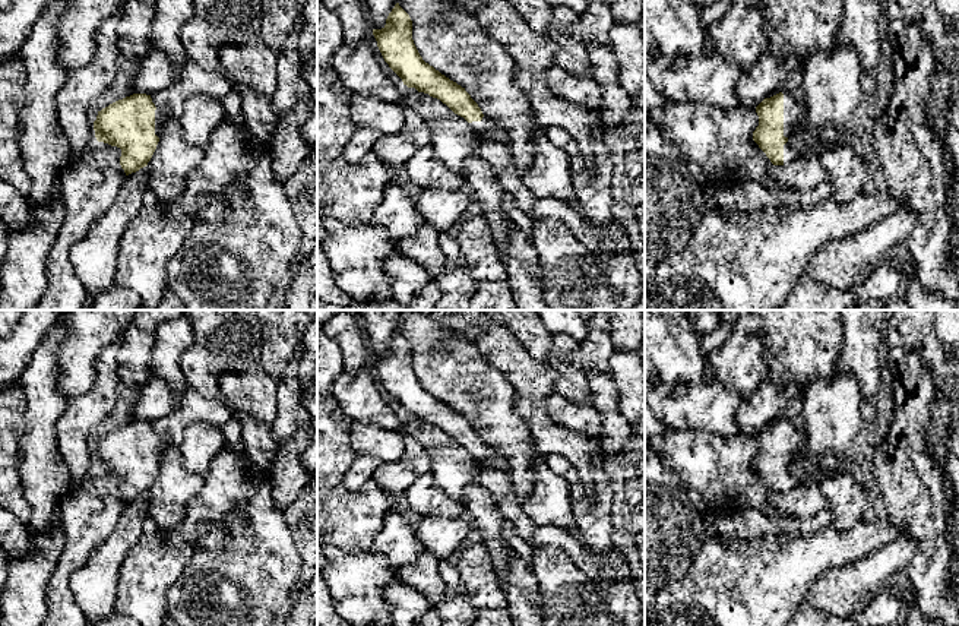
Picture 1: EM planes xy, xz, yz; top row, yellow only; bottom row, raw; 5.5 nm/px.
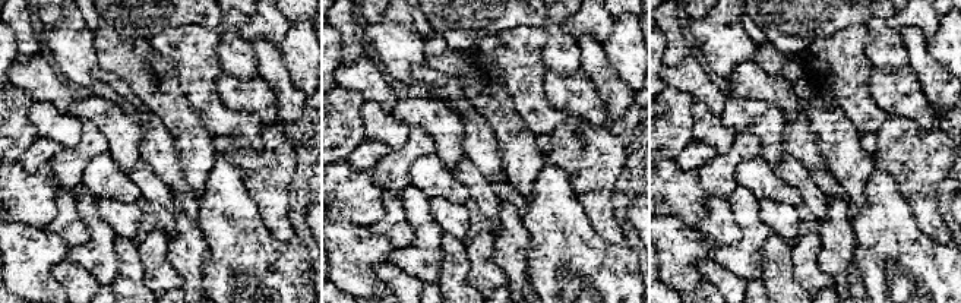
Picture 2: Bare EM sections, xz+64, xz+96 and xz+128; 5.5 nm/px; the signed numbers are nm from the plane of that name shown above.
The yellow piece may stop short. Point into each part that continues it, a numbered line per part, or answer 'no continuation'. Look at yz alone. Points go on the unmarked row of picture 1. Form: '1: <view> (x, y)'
1: yz (794, 442)

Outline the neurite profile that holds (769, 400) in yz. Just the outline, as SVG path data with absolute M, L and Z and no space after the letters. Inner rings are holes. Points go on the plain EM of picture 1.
M765 379L737 414L741 430L754 437L767 423L782 414L794 401L800 399L800 389L789 385L776 385Z

